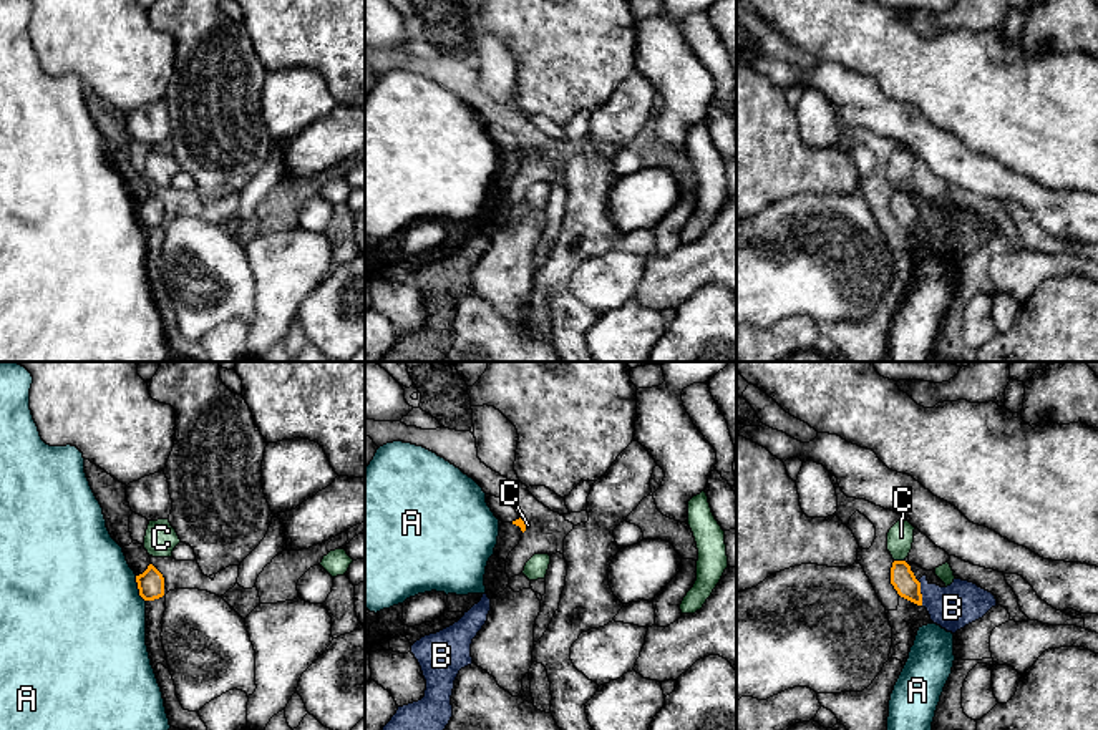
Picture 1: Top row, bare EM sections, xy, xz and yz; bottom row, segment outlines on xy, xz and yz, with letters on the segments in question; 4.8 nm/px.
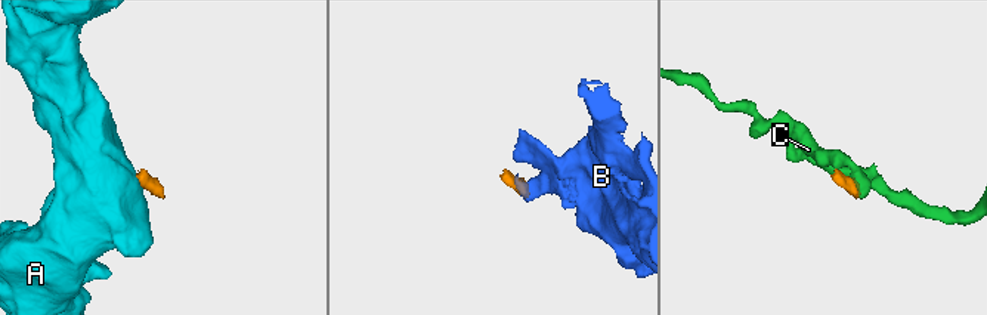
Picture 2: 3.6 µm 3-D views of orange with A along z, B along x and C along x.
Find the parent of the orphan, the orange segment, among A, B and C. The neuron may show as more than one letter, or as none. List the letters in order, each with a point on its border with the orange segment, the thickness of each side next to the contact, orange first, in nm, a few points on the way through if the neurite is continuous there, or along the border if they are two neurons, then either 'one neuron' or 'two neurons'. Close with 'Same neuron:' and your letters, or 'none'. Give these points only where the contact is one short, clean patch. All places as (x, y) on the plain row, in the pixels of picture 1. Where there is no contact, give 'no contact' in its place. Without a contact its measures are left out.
A: contact xy (138, 216); calibres 130 and 500 nm; border xy (135, 204), (138, 223), (145, 229); two neurons
B: contact yz (919, 221); calibres 120 and 220 nm; border yz (918, 209), (923, 233); two neurons
C: contact yz (899, 189); calibres 120 and 130 nm; border yz (894, 188), (903, 189); two neurons
Same neuron: none

